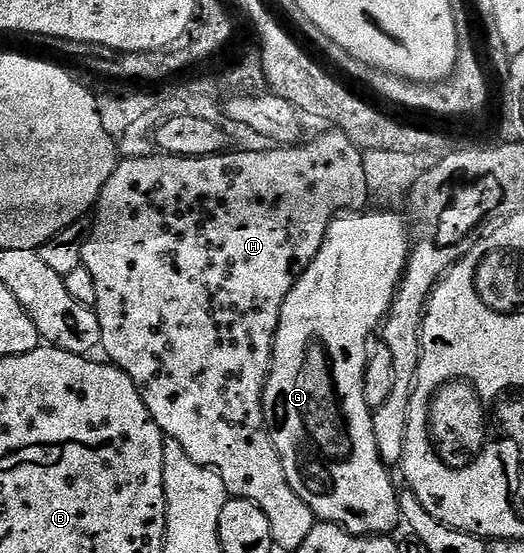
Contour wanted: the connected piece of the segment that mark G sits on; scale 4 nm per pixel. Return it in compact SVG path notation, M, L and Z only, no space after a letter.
M362 209L360 212L345 212L334 218L327 228L327 236L315 256L315 260L302 272L296 284L291 288L287 300L281 309L279 324L273 341L273 363L269 369L269 379L265 382L265 391L261 397L261 407L265 413L265 426L269 430L269 439L281 457L283 472L287 472L287 484L309 505L314 515L322 523L339 526L354 536L389 536L397 526L397 490L393 487L390 467L379 456L379 448L375 444L373 431L373 411L367 408L367 400L363 400L363 376L365 365L371 353L369 337L378 333L379 327L389 314L393 298L397 294L397 285L405 274L405 266L409 263L411 249L411 230L397 214L389 210Z

